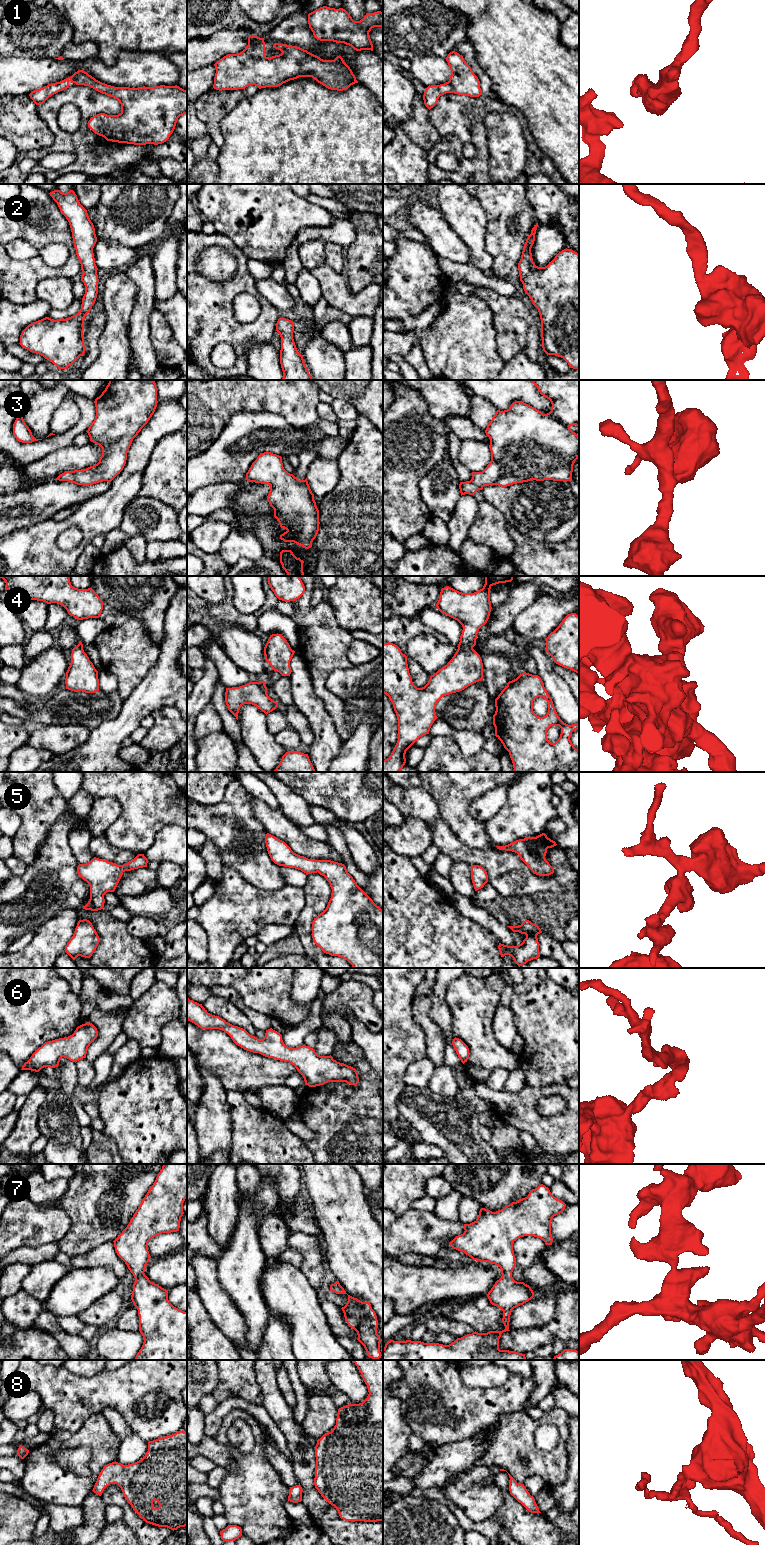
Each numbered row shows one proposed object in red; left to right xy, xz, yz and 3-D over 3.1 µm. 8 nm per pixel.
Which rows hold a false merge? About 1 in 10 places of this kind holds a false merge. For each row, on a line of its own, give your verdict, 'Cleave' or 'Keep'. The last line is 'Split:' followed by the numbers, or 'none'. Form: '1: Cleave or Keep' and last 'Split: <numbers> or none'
1: Keep
2: Keep
3: Keep
4: Keep
5: Keep
6: Keep
7: Keep
8: Keep
Split: none

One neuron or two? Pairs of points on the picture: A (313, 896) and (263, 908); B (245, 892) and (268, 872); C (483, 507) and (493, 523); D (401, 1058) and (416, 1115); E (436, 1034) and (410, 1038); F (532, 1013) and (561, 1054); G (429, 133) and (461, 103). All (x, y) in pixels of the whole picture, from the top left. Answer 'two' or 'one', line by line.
A: two
B: two
C: one
D: two
E: two
F: one
G: two

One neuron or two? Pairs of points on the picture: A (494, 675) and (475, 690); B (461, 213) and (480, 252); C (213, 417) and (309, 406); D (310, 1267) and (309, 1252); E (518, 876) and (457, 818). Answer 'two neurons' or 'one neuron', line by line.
A: two neurons
B: one neuron
C: one neuron
D: one neuron
E: two neurons

